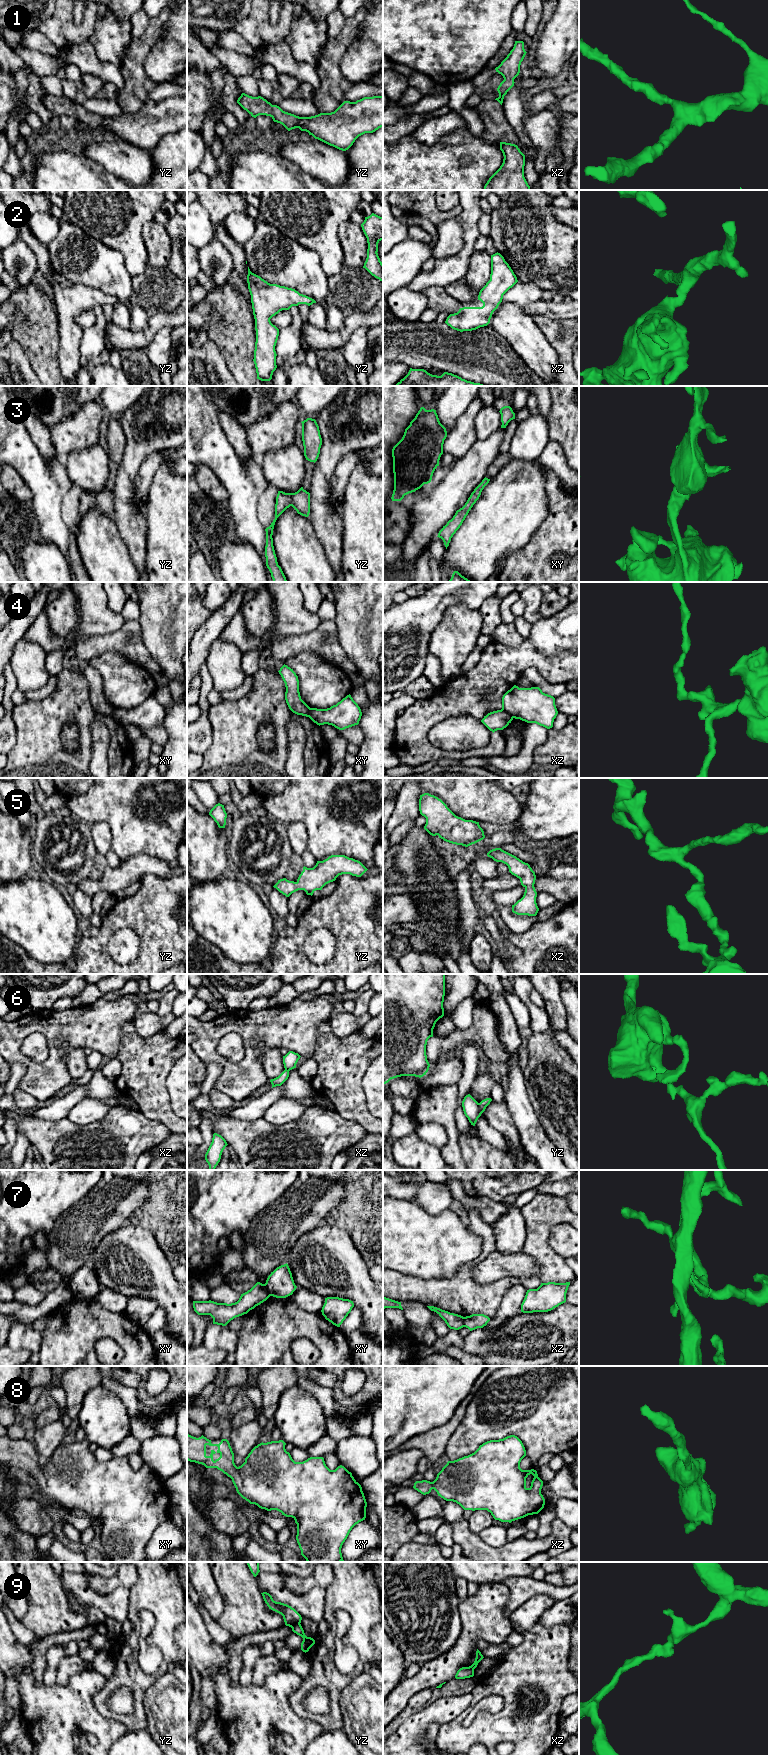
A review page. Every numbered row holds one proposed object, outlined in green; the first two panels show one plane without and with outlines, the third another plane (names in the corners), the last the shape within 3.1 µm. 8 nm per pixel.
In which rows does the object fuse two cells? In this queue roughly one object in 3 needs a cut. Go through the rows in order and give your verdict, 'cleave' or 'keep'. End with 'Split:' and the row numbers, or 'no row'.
1: keep
2: keep
3: keep
4: cleave
5: keep
6: cleave
7: cleave
8: keep
9: cleave
Split: 4, 6, 7, 9

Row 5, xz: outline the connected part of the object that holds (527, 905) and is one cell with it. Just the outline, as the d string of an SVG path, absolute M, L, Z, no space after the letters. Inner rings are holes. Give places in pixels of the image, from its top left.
M501 848L490 850L487 856L496 862L506 864L509 872L519 878L525 888L523 897L512 905L512 912L517 915L536 916L539 911L536 903L537 892L534 887L536 875L530 865Z

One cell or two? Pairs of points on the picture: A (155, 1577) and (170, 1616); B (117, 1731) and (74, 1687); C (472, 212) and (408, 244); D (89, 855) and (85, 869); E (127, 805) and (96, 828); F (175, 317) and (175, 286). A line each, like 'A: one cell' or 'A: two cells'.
A: one cell
B: one cell
C: two cells
D: one cell
E: two cells
F: two cells

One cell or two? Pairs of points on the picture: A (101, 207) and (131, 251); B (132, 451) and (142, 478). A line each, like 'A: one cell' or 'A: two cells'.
A: one cell
B: two cells

